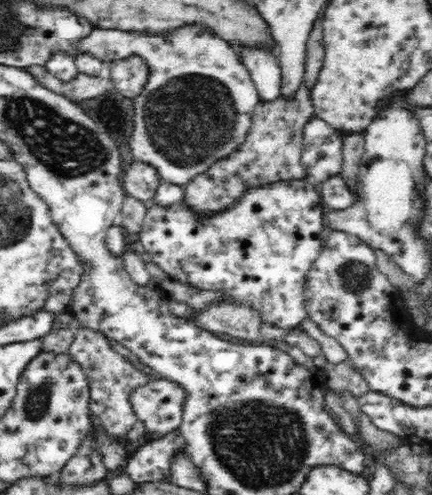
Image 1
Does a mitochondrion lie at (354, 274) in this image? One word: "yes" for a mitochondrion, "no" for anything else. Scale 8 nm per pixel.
yes

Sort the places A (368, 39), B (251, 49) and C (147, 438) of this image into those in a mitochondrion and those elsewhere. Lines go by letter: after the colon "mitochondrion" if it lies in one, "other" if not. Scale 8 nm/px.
A: other
B: other
C: other

